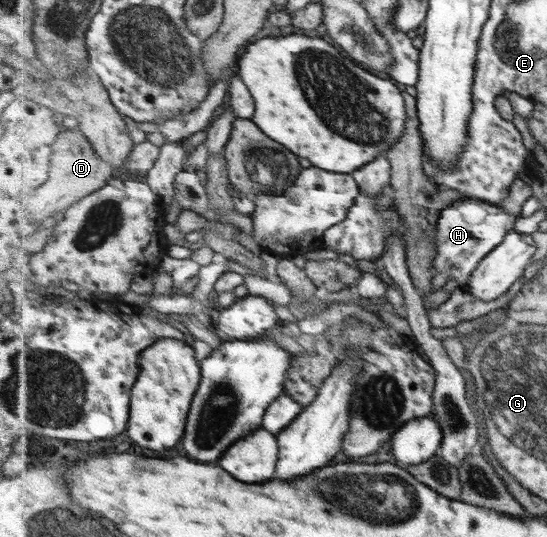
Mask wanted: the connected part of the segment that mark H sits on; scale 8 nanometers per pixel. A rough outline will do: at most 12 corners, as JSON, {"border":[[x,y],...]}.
{"border":[[461,198],[442,211],[434,275],[467,289],[515,229],[501,206]]}

